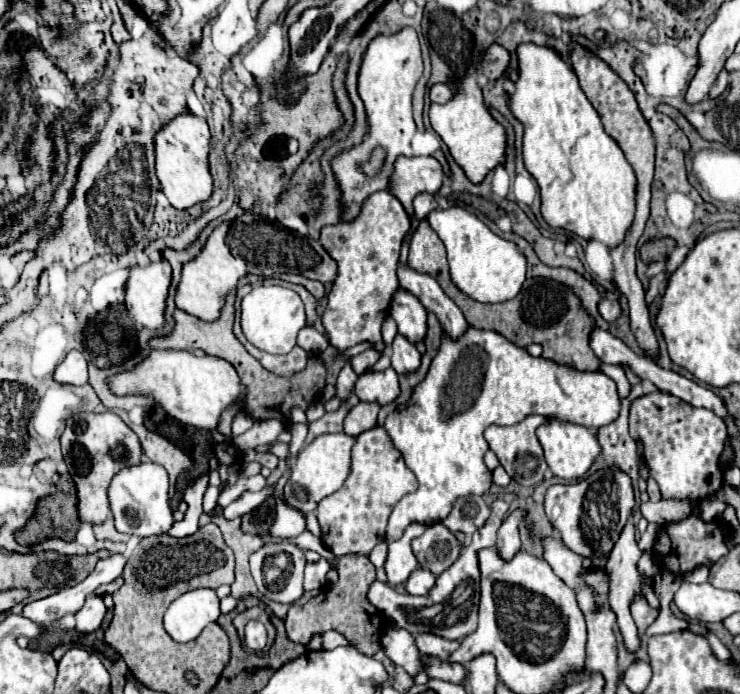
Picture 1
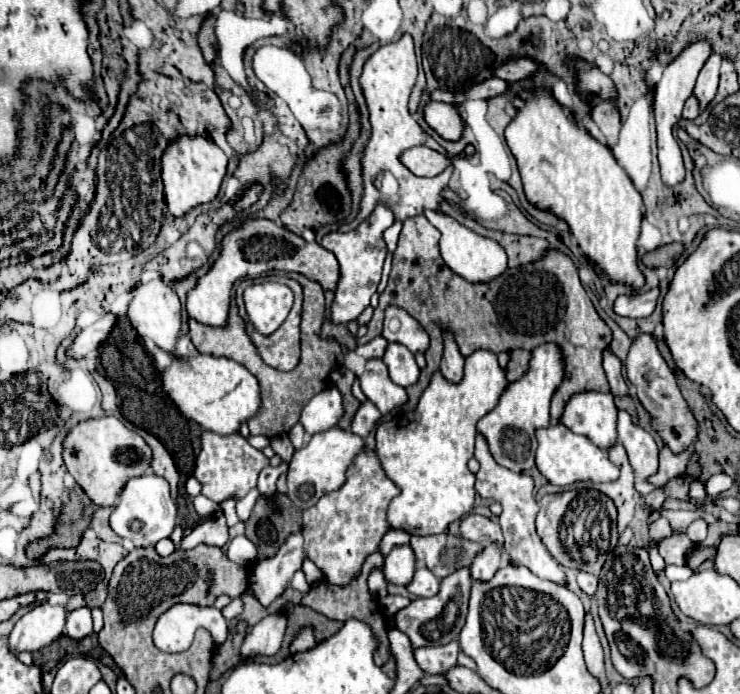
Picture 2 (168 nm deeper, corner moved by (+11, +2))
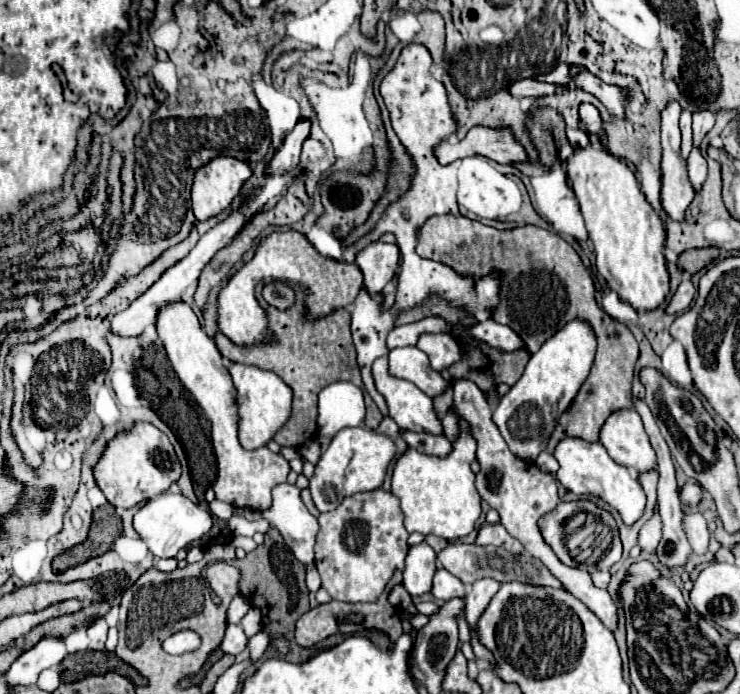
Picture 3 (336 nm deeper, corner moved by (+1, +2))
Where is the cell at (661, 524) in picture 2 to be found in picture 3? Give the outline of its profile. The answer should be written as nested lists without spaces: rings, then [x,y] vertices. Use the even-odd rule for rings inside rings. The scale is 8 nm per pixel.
[[[687,483],[681,491],[681,503],[683,503],[683,509],[693,509],[697,507],[701,501],[701,487],[699,485],[691,485]]]

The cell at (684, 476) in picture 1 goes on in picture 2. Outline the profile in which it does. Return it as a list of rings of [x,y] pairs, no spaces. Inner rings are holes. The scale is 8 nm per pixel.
[[[695,445],[687,447],[685,451],[681,451],[681,455],[673,455],[673,451],[669,451],[669,447],[661,447],[659,451],[659,469],[647,477],[647,481],[655,487],[663,487],[667,485],[671,479],[681,477],[687,471],[689,459],[695,453]]]

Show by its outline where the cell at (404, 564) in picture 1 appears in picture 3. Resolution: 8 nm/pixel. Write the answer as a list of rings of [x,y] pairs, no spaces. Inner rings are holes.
[[[419,543],[409,549],[403,571],[403,587],[409,591],[411,597],[421,597],[431,591],[433,575],[437,571],[435,559],[437,555],[427,543]]]

